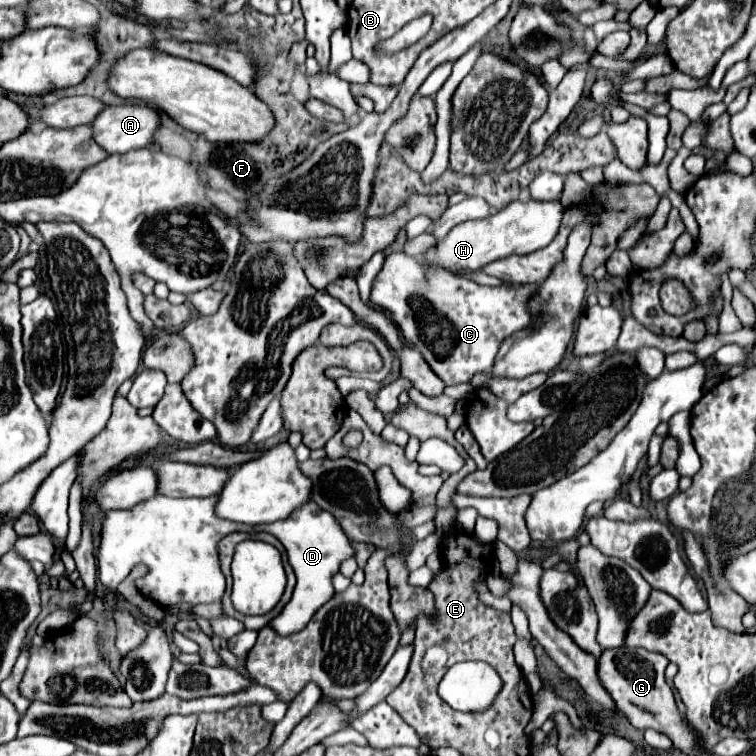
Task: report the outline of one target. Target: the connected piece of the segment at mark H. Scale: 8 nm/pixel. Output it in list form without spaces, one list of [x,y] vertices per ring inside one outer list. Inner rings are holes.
[[[513,201],[499,213],[487,217],[485,221],[469,221],[457,225],[439,245],[431,249],[423,261],[429,265],[441,265],[459,275],[469,271],[481,271],[487,263],[509,257],[527,255],[537,249],[547,247],[559,233],[565,207],[559,201]]]

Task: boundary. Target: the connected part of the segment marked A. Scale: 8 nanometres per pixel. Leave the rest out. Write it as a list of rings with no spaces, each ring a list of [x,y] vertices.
[[[145,103],[111,105],[111,107],[105,107],[101,115],[97,115],[97,121],[93,121],[93,137],[109,153],[127,153],[127,151],[151,145],[155,141],[155,133],[159,131],[159,127],[161,127],[159,111]]]

